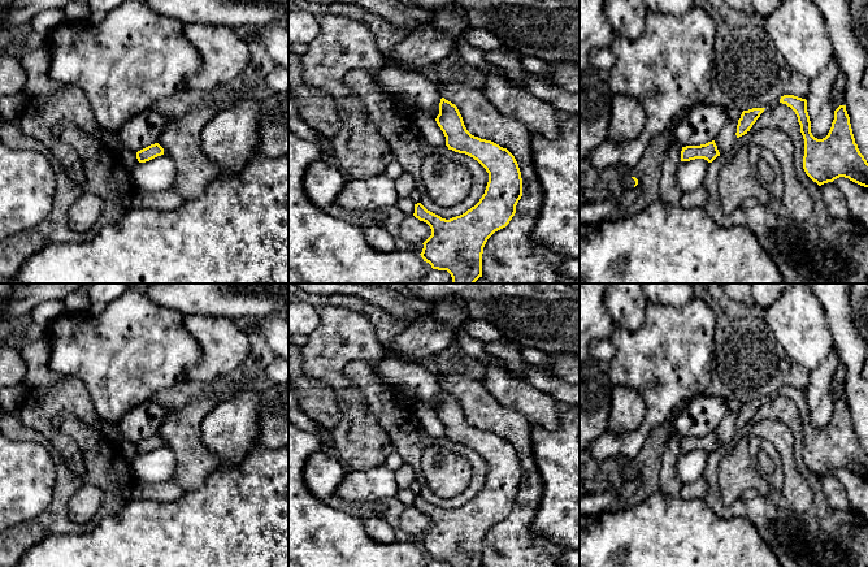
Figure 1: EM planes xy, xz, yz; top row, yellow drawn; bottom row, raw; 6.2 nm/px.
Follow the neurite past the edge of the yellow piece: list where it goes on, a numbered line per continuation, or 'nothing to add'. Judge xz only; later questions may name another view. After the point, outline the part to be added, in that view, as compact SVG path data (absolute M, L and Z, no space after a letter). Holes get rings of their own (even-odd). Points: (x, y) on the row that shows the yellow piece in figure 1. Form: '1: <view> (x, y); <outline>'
nothing to add

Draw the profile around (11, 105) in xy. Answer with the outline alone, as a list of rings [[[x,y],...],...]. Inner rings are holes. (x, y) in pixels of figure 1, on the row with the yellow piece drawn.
[[[23,91],[0,96],[0,117],[3,122],[5,124],[18,120],[29,99],[30,96]]]

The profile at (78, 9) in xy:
[[[88,0],[70,1],[64,9],[66,20],[70,21],[90,21],[91,9]]]

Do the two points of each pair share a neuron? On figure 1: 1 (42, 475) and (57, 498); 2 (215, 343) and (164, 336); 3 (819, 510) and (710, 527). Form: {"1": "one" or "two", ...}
{"1": "two", "2": "two", "3": "two"}

